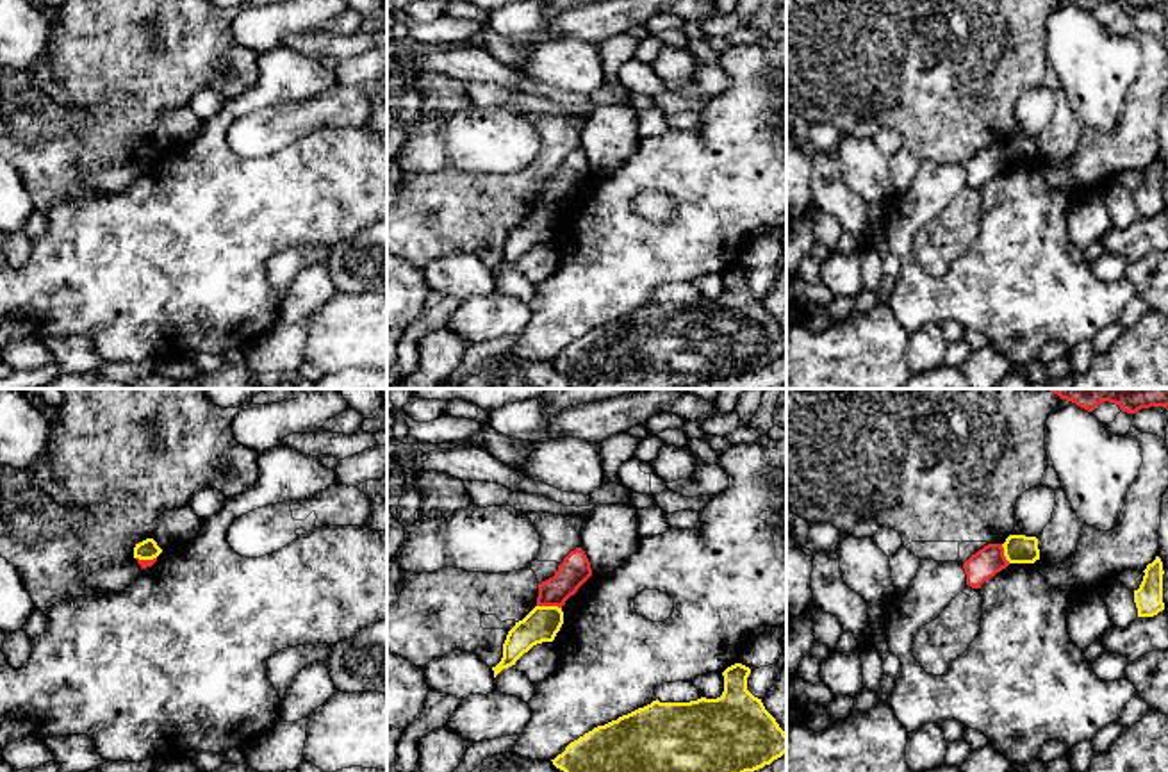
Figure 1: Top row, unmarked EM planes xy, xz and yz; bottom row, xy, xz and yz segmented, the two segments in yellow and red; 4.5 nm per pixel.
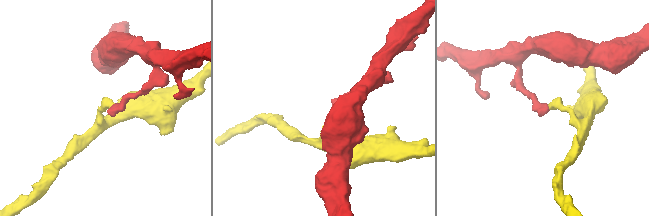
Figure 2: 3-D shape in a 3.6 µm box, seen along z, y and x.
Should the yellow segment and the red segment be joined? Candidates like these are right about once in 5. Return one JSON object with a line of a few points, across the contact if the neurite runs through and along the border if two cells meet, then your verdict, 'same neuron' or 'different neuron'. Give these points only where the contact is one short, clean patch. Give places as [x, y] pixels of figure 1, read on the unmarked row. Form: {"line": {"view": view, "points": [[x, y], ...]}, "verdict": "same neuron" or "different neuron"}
{"line": {"view": "xz", "points": [[537, 205], [557, 205], [560, 209]]}, "verdict": "different neuron"}

